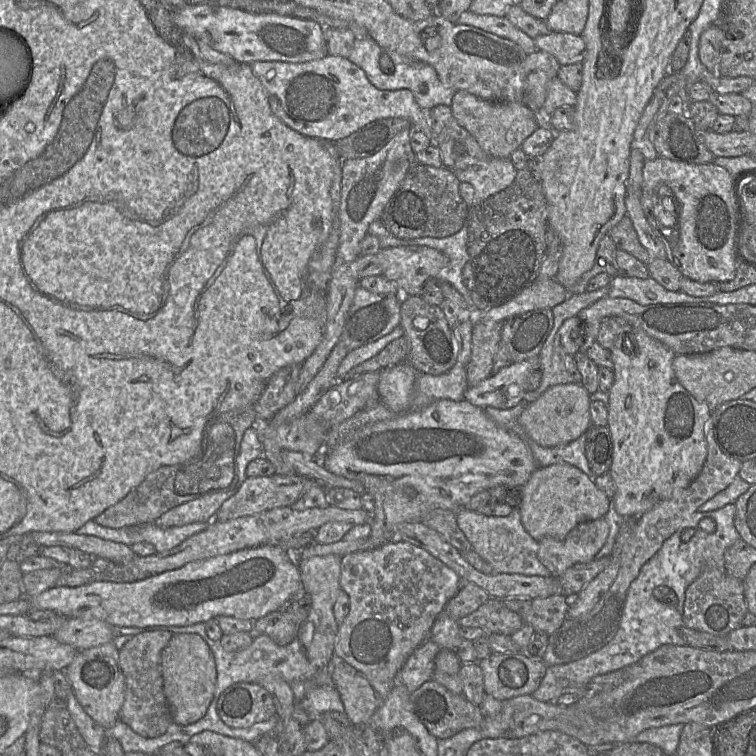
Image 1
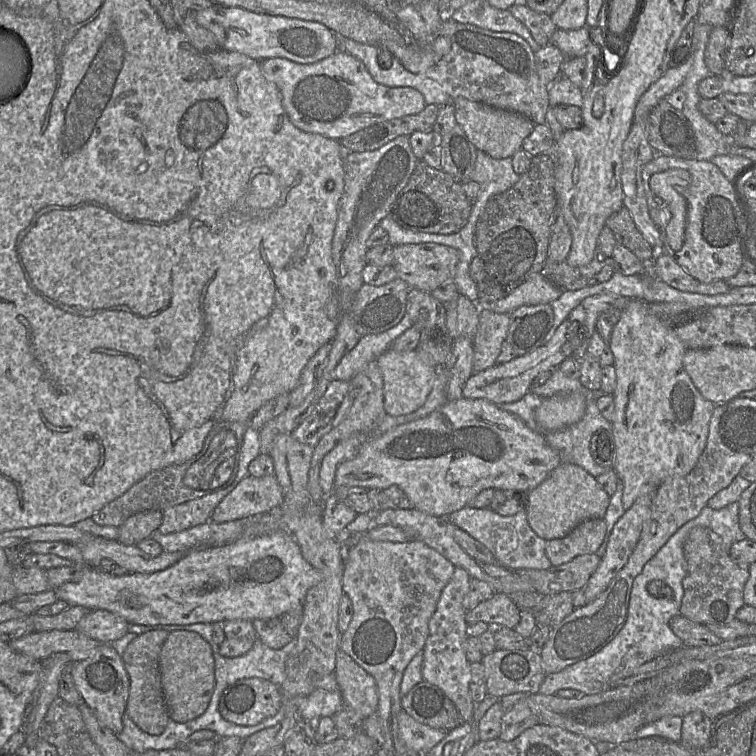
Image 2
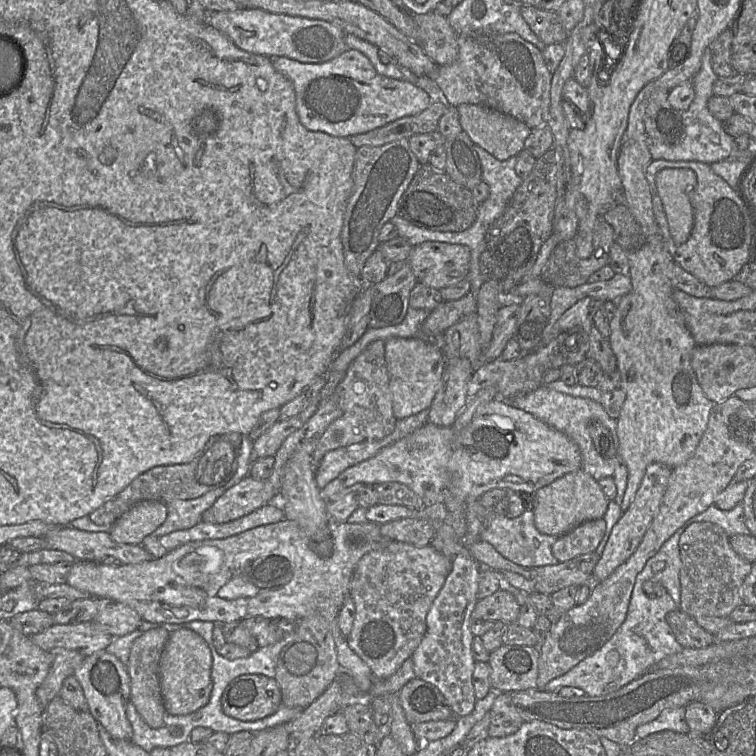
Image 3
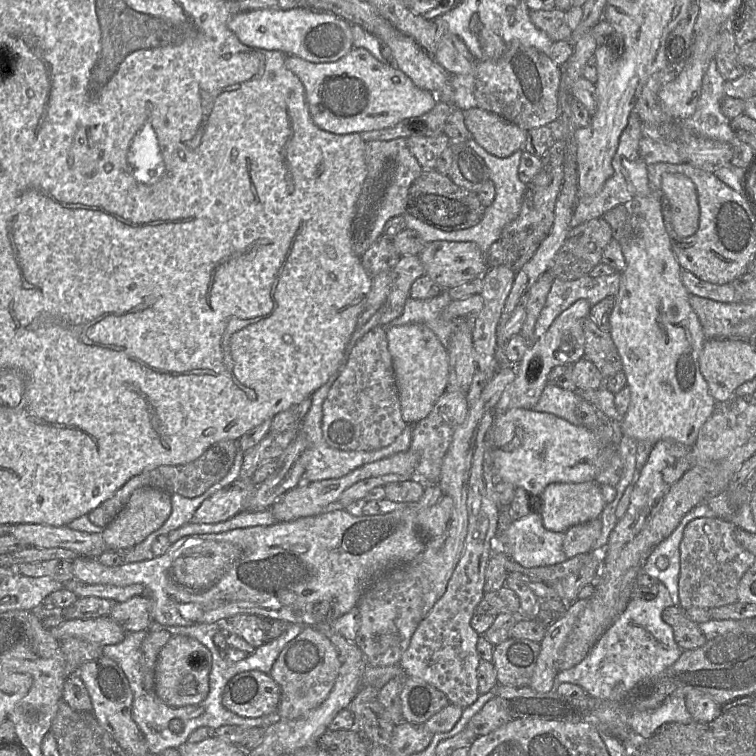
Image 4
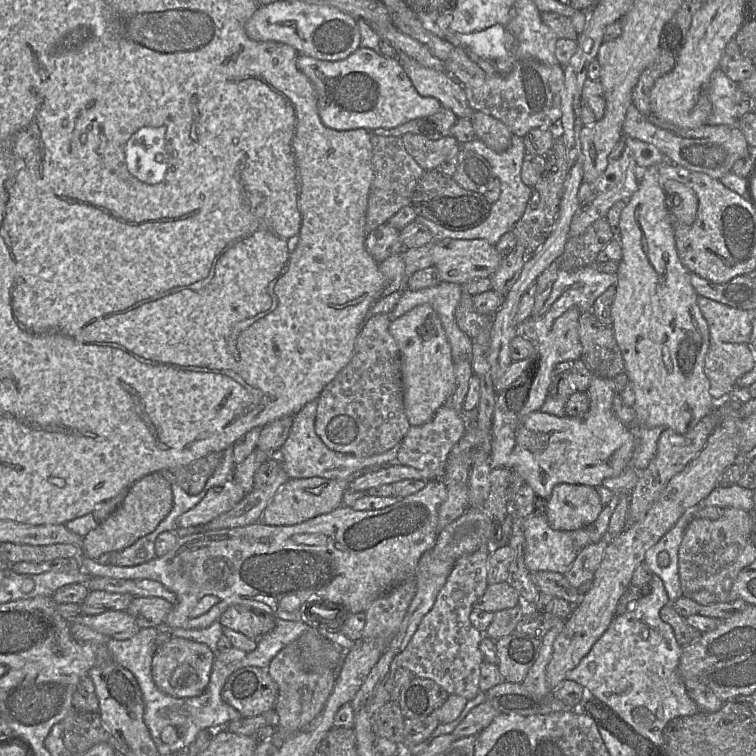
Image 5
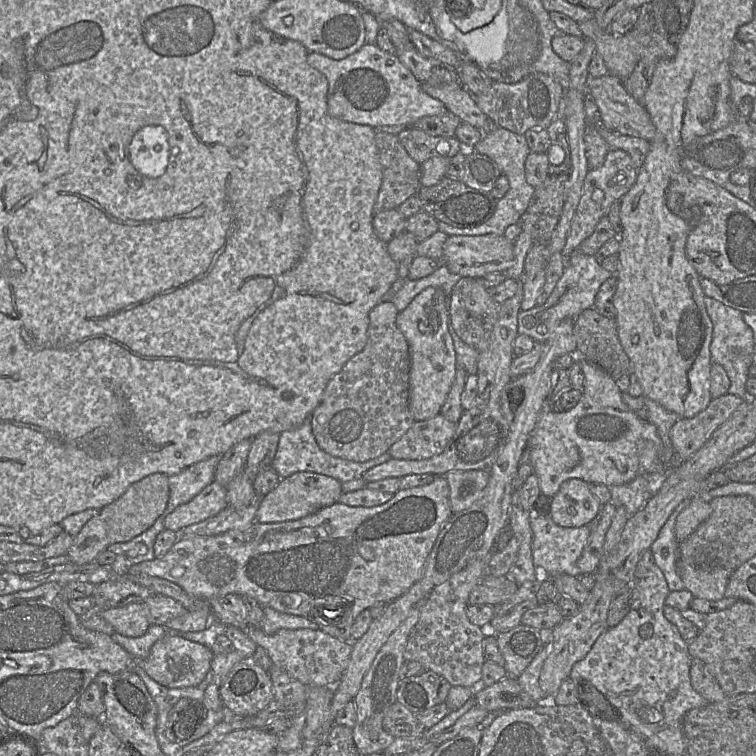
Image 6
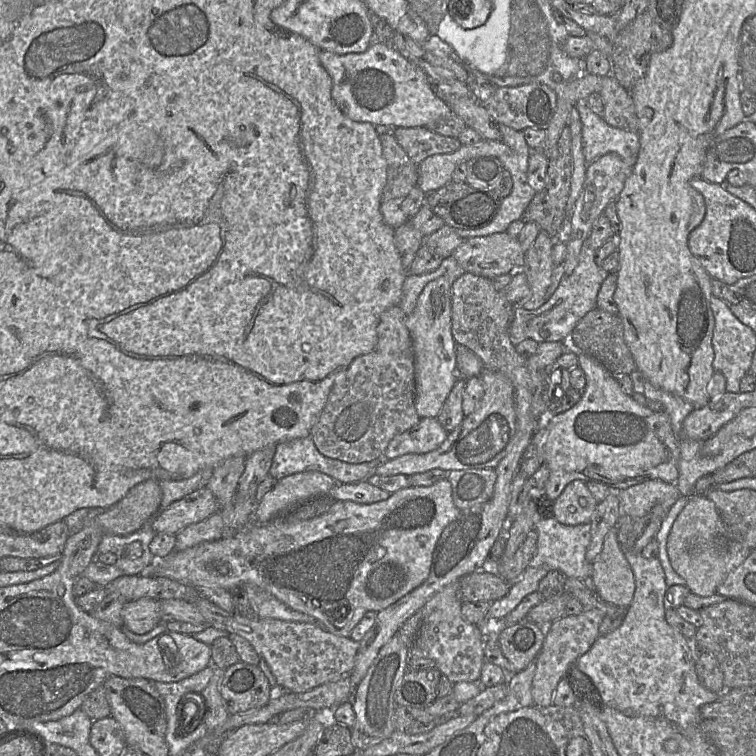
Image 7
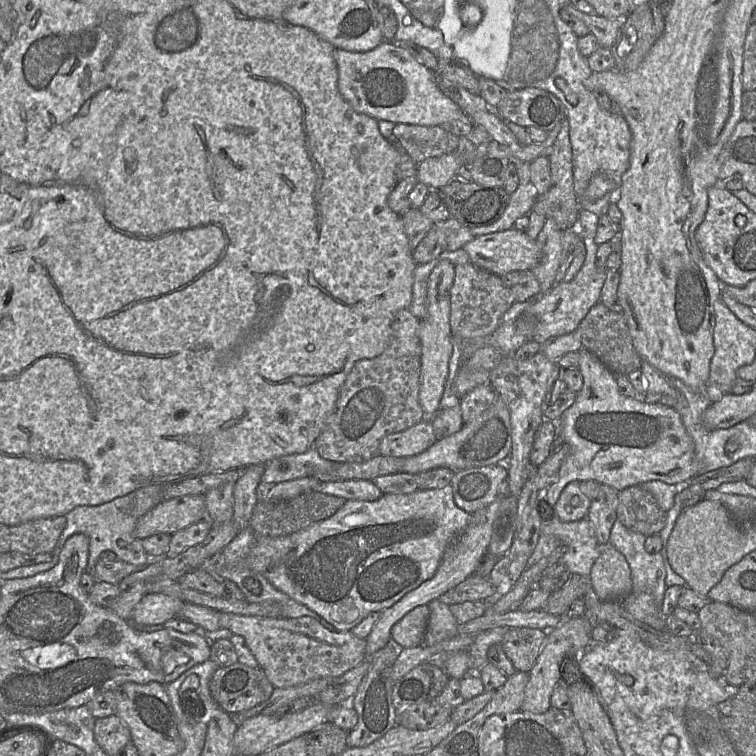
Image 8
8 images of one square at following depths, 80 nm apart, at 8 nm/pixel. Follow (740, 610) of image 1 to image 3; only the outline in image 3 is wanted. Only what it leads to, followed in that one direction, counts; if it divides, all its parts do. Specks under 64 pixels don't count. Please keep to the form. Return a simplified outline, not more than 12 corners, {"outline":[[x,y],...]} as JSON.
{"outline":[[691,524],[679,540],[689,616],[729,617],[752,563],[725,530]]}

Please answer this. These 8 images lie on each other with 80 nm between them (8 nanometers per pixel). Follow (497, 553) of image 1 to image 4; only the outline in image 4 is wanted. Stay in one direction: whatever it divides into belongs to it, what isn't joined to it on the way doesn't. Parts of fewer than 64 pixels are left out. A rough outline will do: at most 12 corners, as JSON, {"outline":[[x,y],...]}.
{"outline":[[540,513],[513,521],[495,552],[525,568],[568,558],[565,533],[547,530]]}

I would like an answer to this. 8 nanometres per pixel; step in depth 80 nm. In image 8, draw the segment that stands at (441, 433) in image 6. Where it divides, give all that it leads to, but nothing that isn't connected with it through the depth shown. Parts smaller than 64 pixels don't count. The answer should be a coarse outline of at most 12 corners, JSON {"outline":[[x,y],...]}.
{"outline":[[431,419],[385,436],[379,454],[410,457],[436,441]]}

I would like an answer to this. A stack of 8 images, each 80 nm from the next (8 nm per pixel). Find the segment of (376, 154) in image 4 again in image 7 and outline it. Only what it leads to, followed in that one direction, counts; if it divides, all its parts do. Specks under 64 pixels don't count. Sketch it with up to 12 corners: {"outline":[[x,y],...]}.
{"outline":[[392,132],[379,137],[386,160],[381,201],[418,186],[418,165]]}

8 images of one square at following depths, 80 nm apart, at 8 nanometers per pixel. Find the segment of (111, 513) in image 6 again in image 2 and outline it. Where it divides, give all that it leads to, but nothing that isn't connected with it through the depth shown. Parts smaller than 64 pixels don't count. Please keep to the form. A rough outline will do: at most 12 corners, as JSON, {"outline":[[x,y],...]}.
{"outline":[[163,510],[135,513],[119,526],[118,541],[137,545],[162,523]]}

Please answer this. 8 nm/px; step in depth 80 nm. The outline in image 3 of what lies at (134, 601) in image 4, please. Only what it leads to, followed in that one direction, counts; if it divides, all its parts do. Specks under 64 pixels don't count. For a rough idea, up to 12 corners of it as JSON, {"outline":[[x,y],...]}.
{"outline":[[103,602],[94,621],[114,638],[143,622],[120,602]]}

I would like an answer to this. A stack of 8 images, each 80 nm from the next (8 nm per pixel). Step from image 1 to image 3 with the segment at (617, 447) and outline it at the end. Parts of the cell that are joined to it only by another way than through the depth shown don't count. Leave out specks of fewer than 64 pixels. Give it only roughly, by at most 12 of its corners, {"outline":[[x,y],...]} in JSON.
{"outline":[[661,232],[627,256],[609,336],[622,513],[694,454],[715,404]]}

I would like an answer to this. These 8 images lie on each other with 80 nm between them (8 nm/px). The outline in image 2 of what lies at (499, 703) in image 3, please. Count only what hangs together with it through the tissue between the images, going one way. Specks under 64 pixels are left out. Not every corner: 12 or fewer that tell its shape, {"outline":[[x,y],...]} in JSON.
{"outline":[[527,693],[499,699],[499,739],[511,741],[541,724]]}

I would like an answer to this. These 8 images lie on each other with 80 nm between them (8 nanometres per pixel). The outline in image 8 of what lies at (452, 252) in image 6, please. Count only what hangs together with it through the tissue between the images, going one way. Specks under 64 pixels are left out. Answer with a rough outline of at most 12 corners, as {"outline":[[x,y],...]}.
{"outline":[[515,229],[474,238],[462,248],[497,276],[533,269],[536,239]]}

